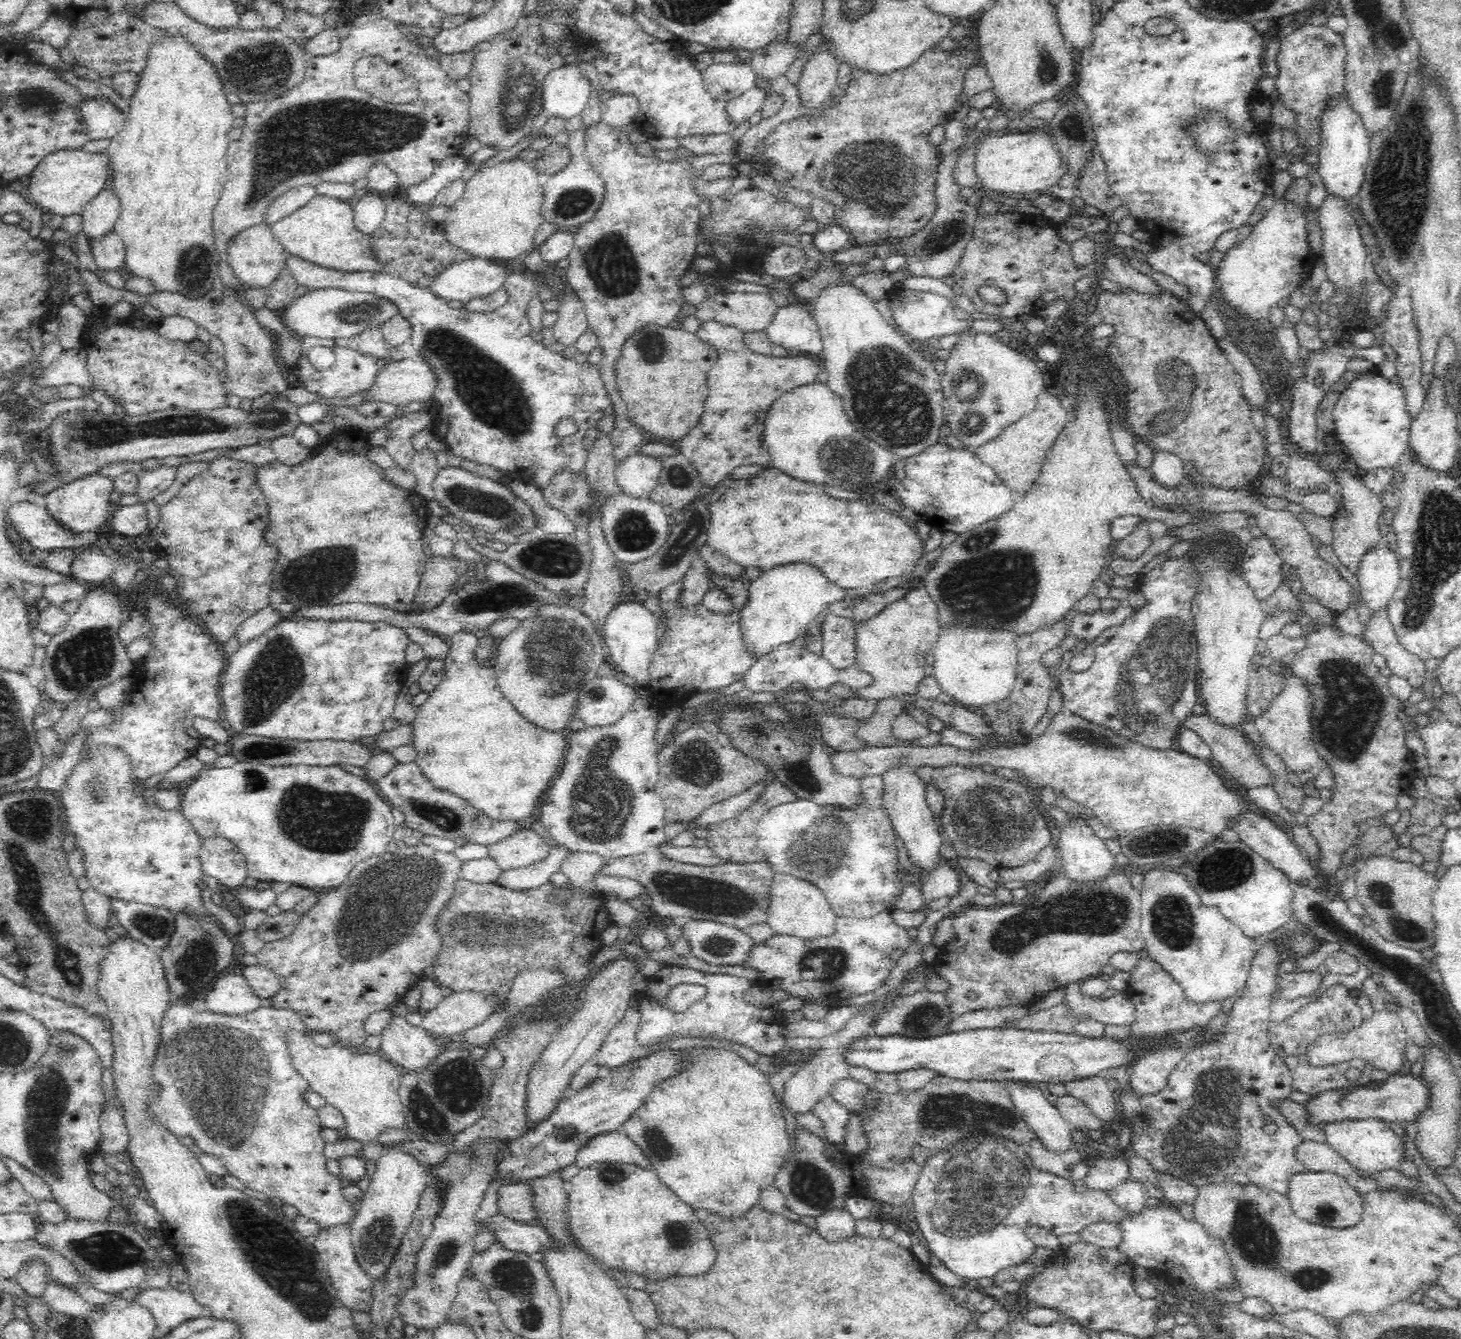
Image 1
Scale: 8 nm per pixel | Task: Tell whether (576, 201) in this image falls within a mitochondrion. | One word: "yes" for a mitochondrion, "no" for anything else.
yes

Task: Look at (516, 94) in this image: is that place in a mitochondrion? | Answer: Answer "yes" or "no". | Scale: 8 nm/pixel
yes

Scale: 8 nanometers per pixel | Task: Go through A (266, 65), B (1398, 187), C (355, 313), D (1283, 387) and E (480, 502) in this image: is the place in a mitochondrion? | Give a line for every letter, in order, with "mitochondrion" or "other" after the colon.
A: mitochondrion
B: mitochondrion
C: mitochondrion
D: other
E: mitochondrion

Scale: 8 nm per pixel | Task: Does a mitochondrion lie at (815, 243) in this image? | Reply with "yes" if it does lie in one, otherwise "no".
no

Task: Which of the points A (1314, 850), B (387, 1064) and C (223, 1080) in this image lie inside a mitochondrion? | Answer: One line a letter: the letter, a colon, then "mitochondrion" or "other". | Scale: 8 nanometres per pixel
A: other
B: other
C: mitochondrion

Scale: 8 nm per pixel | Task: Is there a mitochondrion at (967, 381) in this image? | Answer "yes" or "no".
yes

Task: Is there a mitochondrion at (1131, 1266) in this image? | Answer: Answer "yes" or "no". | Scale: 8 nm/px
no

